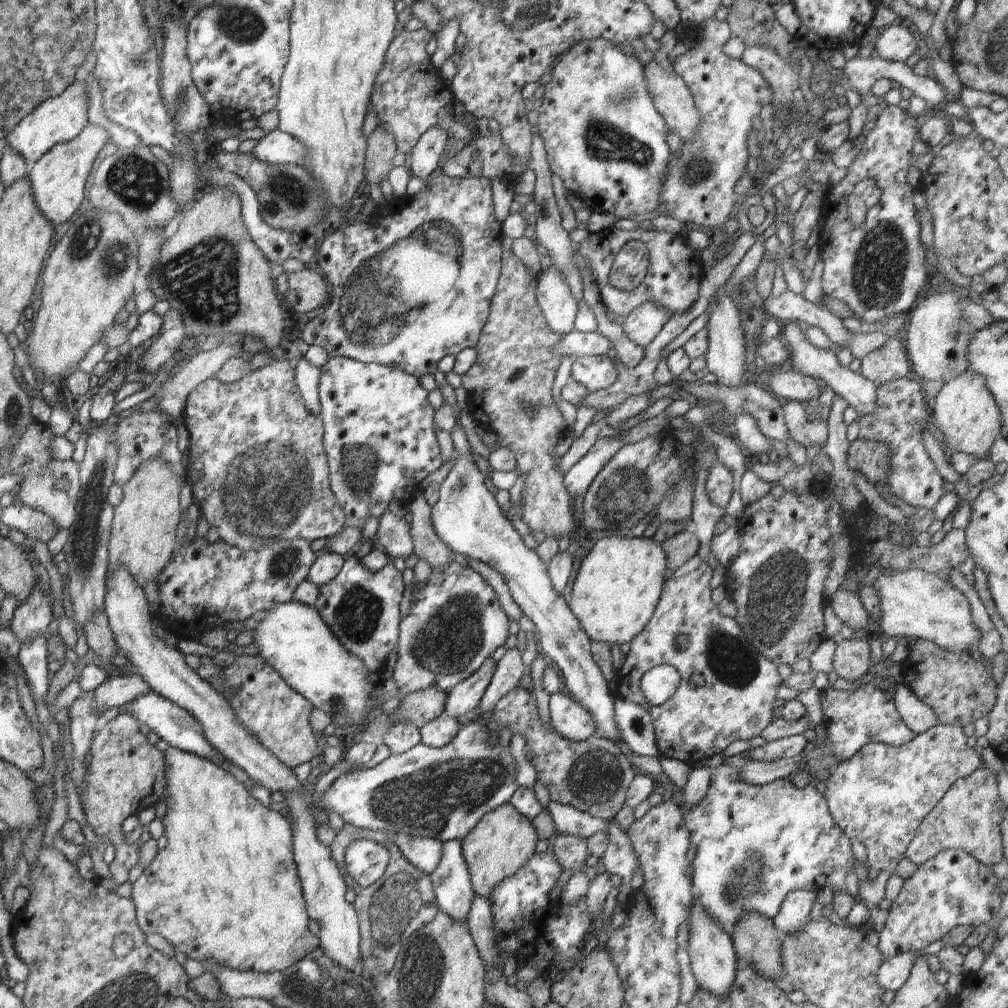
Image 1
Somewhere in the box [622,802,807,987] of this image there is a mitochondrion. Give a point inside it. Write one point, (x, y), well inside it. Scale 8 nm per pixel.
(748, 879)

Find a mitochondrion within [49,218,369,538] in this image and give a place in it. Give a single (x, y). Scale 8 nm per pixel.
(203, 279)

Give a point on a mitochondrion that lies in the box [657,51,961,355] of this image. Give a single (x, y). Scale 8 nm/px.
(879, 265)

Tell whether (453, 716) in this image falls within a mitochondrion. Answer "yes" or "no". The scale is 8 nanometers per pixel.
no

